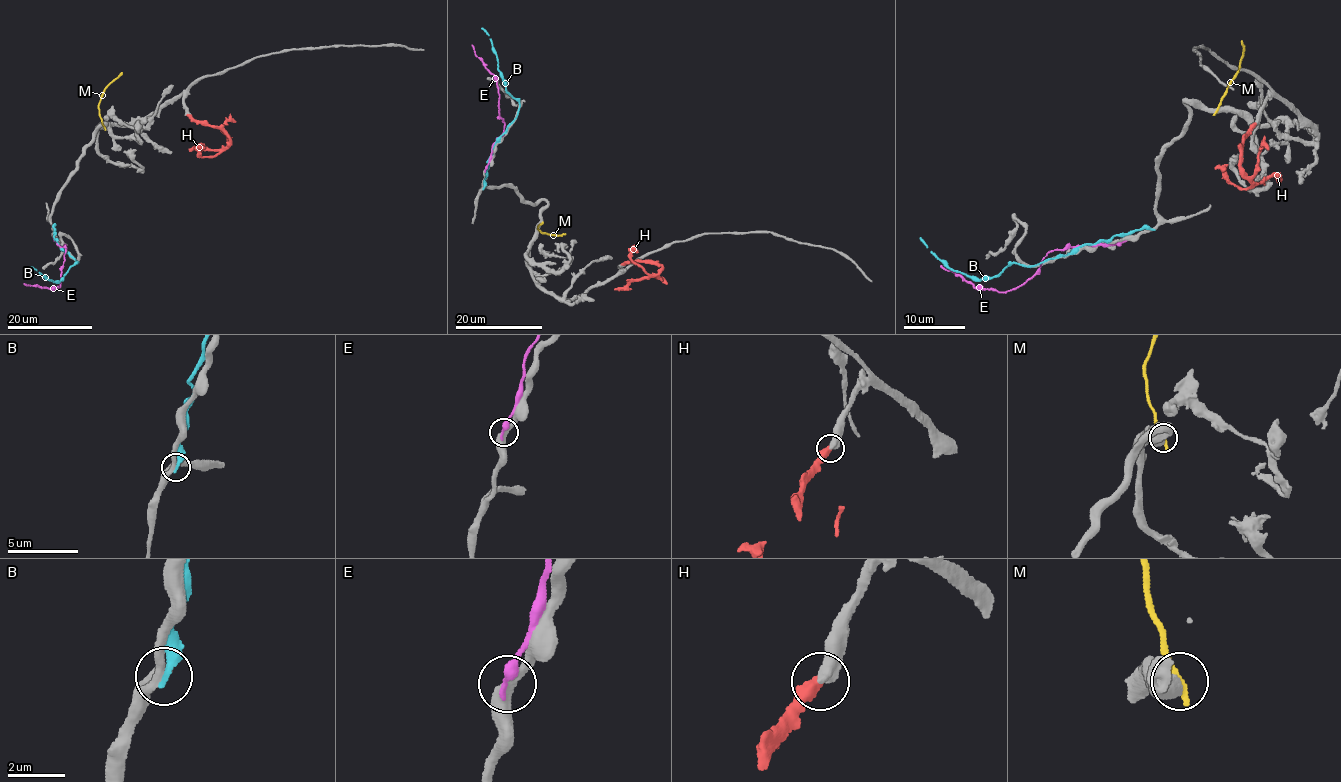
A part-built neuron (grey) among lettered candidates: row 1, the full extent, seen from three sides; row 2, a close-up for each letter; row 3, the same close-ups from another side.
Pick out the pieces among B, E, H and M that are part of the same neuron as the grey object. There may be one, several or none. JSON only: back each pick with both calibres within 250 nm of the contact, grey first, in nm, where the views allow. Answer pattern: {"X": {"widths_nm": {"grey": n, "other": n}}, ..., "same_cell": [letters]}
{"H": {"widths_nm": {"grey": 550, "other": 500}}, "same_cell": ["H"]}

